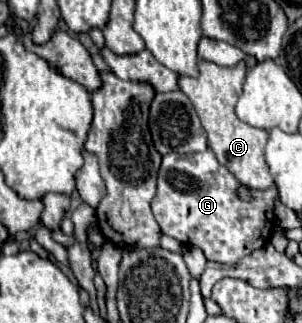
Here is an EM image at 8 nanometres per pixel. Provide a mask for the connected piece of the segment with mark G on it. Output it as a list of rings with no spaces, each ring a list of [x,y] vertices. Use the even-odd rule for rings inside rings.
[[[211,148],[199,154],[167,154],[163,156],[157,194],[151,202],[153,216],[159,222],[163,234],[173,236],[181,244],[199,246],[207,260],[219,264],[237,264],[243,256],[259,250],[271,238],[275,228],[273,200],[277,198],[277,188],[253,190],[255,200],[241,200],[235,190],[241,184],[235,176],[217,162]]]

